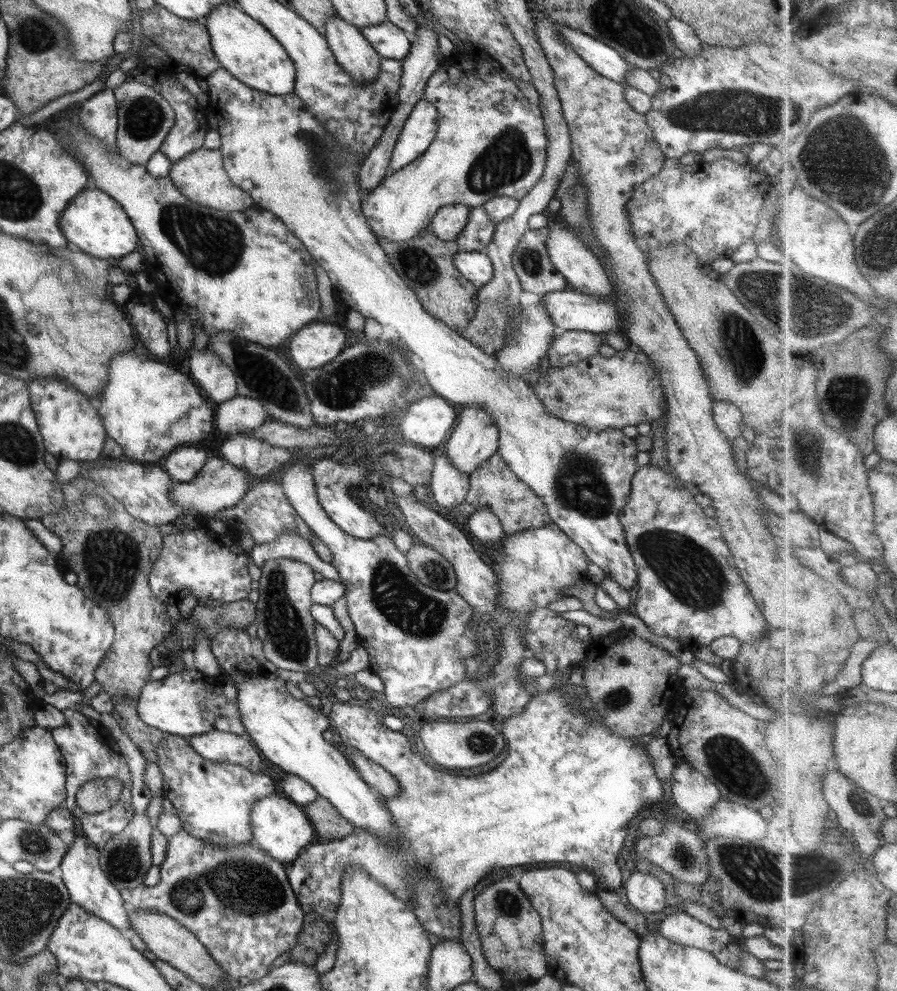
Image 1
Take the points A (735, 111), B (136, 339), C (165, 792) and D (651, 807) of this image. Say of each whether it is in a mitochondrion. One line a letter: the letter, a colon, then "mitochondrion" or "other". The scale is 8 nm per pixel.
A: mitochondrion
B: other
C: other
D: other

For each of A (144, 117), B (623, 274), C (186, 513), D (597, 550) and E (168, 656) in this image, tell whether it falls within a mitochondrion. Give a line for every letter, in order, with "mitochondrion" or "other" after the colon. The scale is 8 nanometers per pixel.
A: mitochondrion
B: other
C: other
D: other
E: mitochondrion

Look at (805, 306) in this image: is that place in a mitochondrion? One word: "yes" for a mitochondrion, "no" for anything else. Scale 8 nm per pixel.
yes

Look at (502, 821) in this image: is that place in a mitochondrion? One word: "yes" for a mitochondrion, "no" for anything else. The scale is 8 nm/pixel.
no

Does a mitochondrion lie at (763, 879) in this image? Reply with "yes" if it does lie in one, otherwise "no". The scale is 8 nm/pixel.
yes

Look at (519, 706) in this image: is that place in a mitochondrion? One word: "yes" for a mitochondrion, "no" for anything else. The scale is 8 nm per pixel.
no

